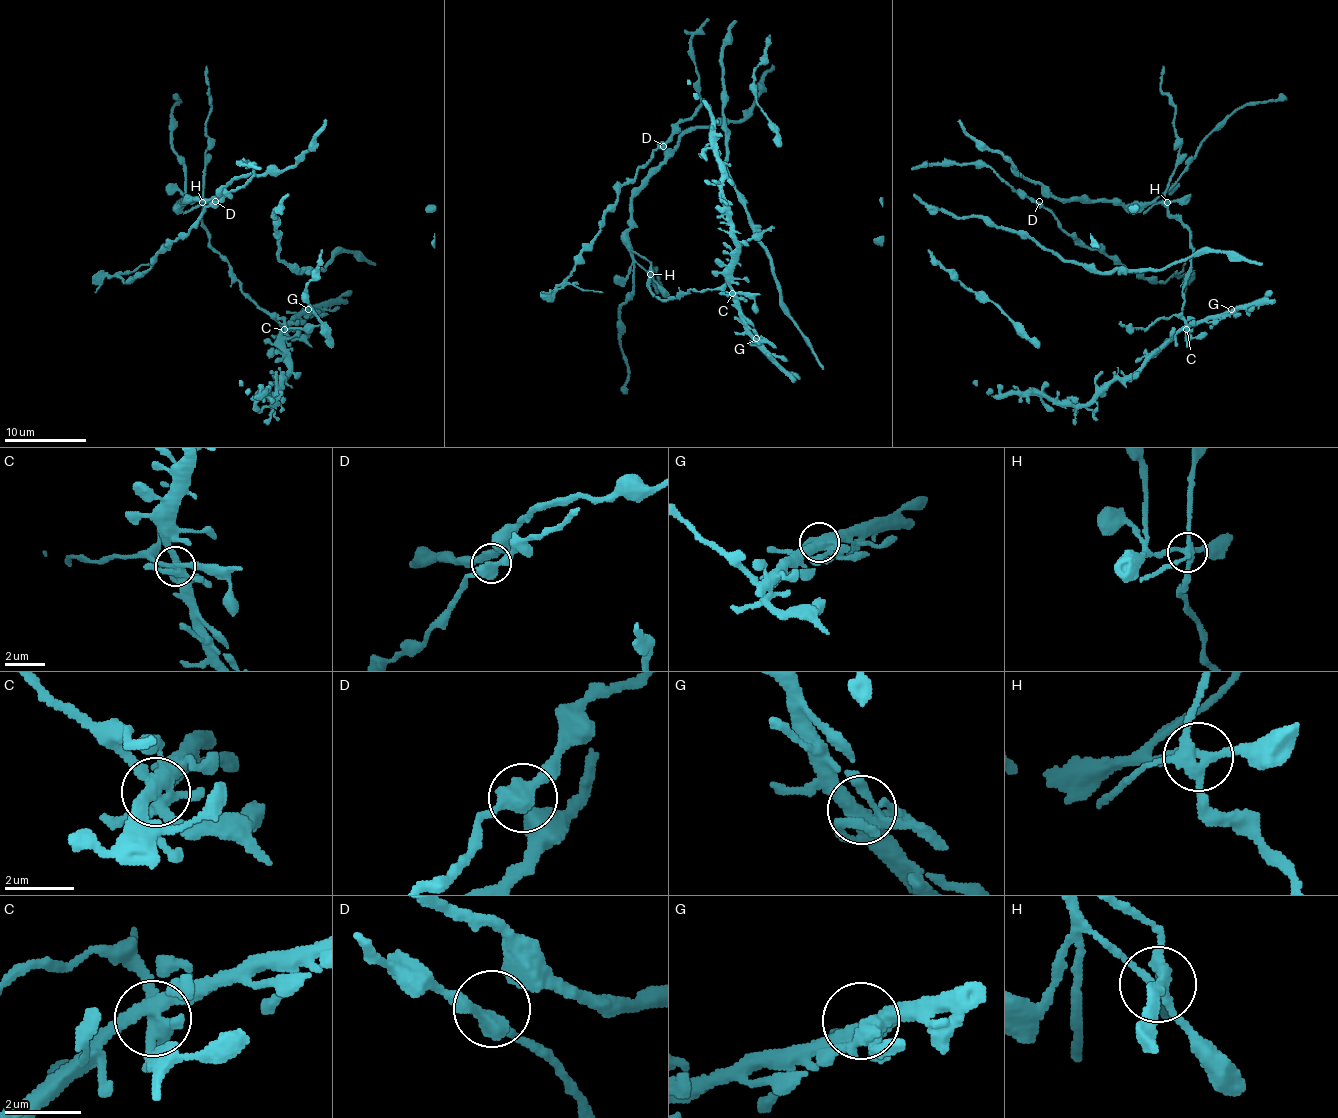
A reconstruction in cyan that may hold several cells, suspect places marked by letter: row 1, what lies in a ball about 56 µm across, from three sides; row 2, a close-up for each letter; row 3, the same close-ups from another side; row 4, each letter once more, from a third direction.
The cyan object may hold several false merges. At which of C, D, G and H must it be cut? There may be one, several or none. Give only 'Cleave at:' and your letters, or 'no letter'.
Cleave at: C, H

